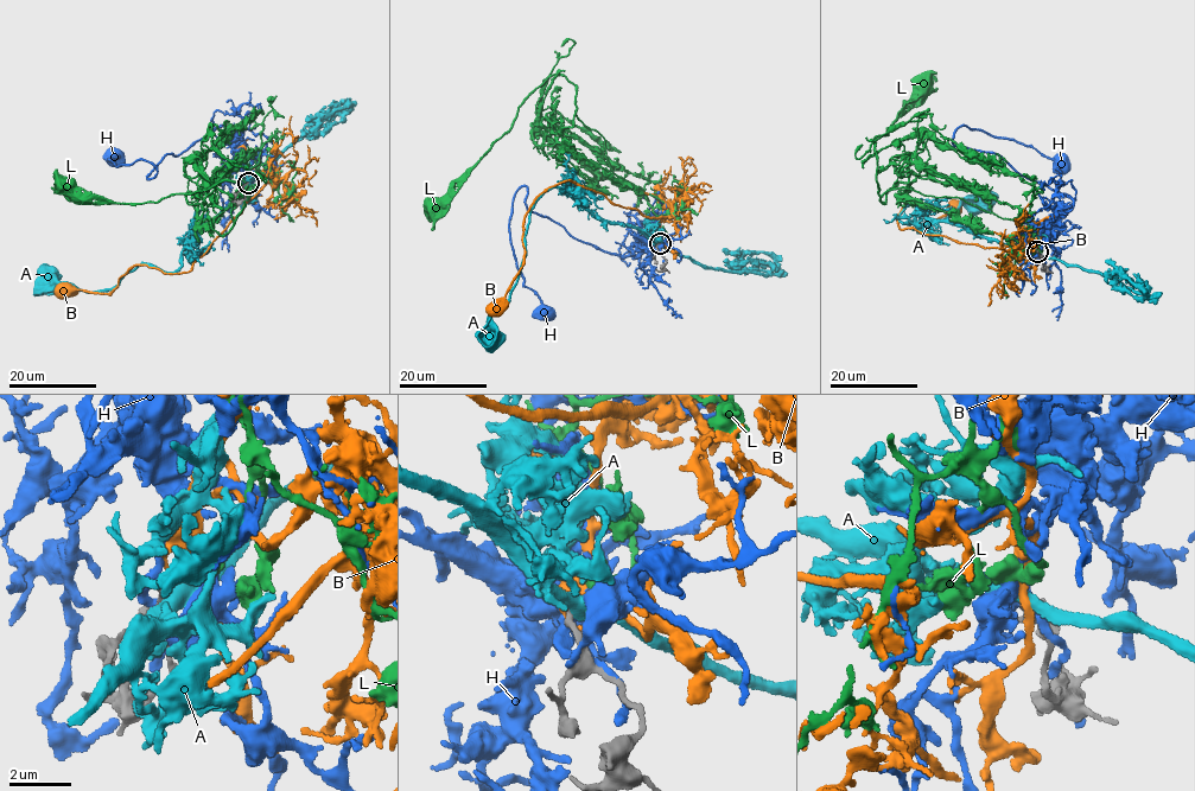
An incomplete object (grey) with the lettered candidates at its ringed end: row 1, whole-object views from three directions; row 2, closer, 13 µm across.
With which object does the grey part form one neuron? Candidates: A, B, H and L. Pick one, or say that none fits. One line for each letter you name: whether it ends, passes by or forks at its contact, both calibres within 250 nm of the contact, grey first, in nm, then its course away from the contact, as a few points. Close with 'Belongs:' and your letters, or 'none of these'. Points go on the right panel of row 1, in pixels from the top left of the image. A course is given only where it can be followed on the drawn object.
L: It passes by. Thickness 200 nm (grey) against 320 nm. Its course: (1038, 252), (1040, 244), (1011, 219), (955, 197), (903, 187), (881, 195), (872, 139), (888, 134), (921, 83)
Belongs: L

